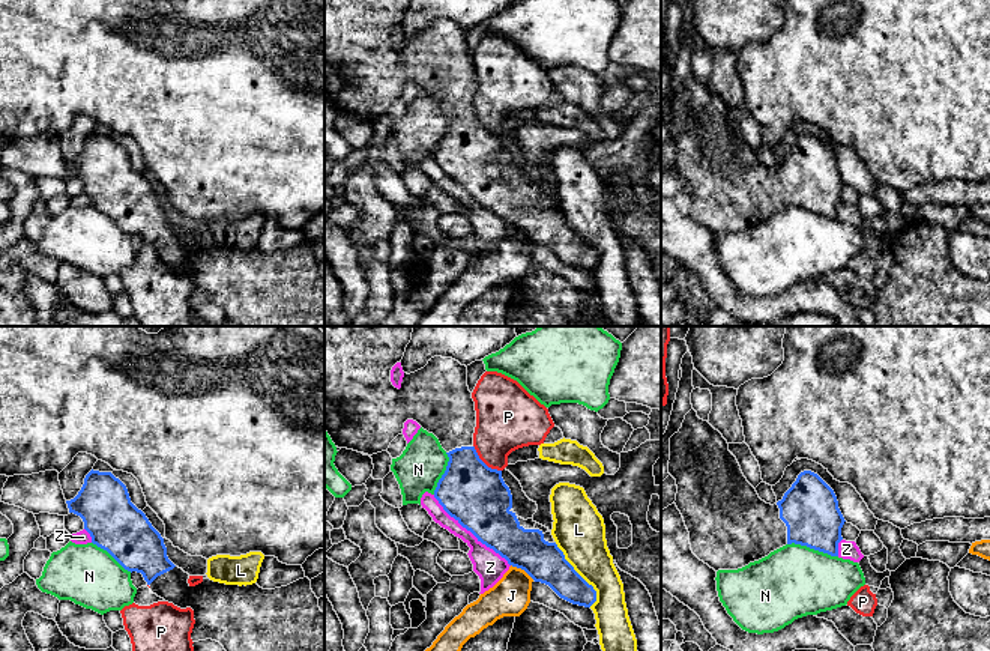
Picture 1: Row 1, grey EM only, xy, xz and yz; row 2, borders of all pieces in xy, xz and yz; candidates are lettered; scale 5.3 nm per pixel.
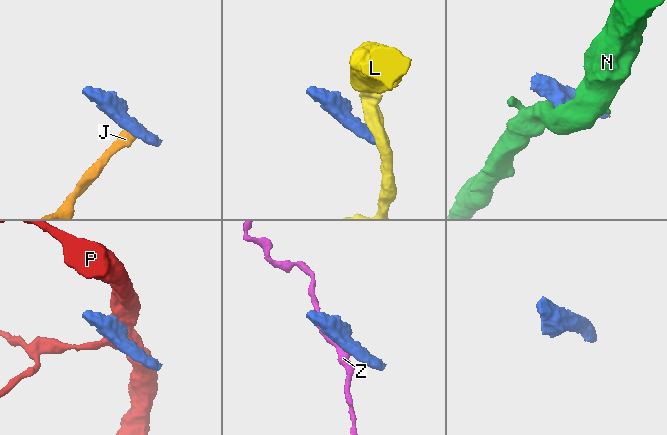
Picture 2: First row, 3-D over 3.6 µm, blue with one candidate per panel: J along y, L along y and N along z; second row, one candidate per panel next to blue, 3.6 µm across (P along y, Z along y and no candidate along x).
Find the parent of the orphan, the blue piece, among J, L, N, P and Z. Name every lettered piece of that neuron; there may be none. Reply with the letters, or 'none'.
none

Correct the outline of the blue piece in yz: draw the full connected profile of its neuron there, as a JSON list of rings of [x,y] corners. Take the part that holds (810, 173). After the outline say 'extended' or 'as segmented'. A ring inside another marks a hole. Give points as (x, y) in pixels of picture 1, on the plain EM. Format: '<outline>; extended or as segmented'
[[[694,72],[685,78],[682,90],[670,101],[669,137],[676,143],[678,156],[675,167],[690,195],[691,213],[715,235],[742,232],[792,206],[838,220],[838,206],[843,203],[841,191],[846,183],[838,171],[834,153],[817,137],[804,134],[781,164],[774,168],[766,167],[744,140],[723,98],[708,84],[700,83]]]; extended

